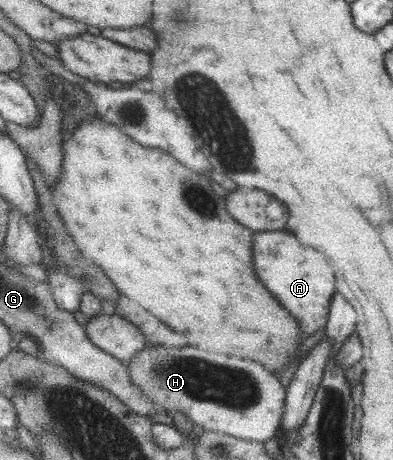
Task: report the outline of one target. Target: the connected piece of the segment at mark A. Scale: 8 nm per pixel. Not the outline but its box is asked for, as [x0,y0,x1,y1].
[252,232,334,338]

